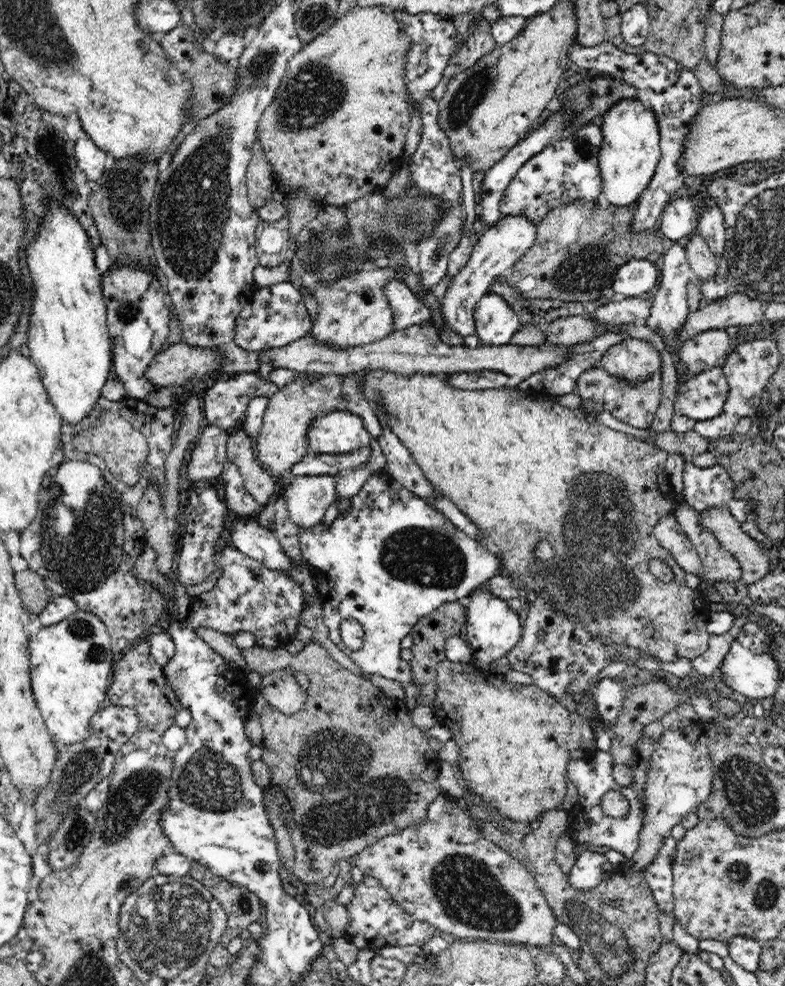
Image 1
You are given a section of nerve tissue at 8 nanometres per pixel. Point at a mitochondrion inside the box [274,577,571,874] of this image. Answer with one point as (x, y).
(347, 801)

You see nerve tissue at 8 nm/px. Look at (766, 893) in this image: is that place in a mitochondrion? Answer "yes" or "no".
yes

